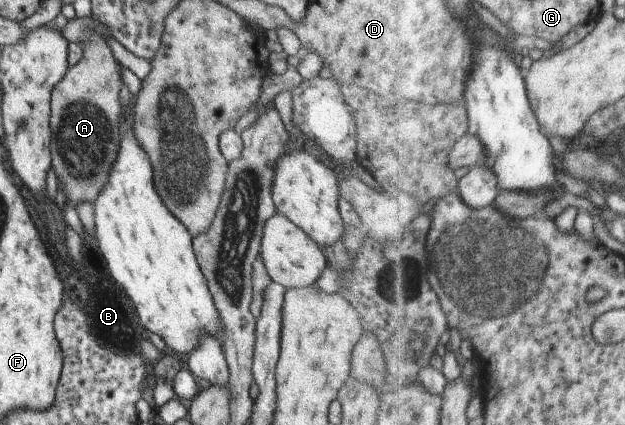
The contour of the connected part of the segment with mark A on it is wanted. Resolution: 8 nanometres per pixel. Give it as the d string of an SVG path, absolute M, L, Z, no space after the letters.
M92 16L74 17L67 20L59 30L70 44L78 44L81 47L82 55L74 65L68 67L62 79L51 89L49 103L50 167L54 169L57 183L62 184L65 199L69 199L75 208L80 200L90 200L92 203L97 198L98 192L106 181L109 169L114 163L118 151L119 117L122 109L118 92L122 84L117 61L106 43L111 33L103 23Z

